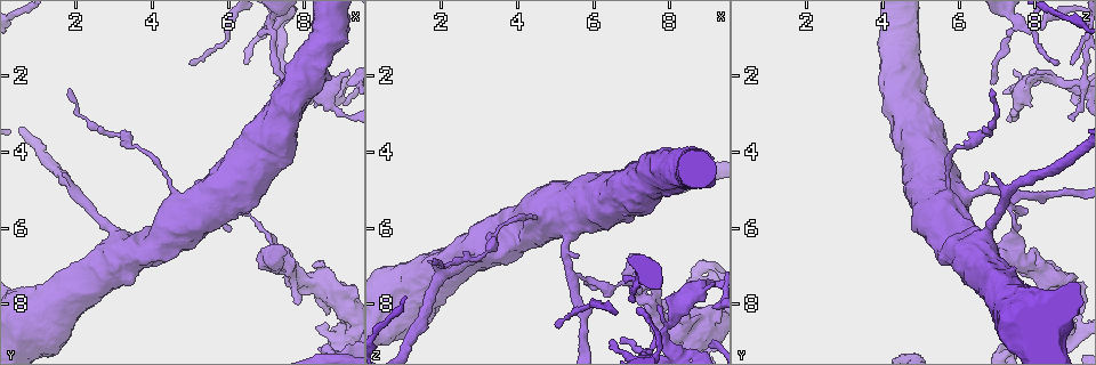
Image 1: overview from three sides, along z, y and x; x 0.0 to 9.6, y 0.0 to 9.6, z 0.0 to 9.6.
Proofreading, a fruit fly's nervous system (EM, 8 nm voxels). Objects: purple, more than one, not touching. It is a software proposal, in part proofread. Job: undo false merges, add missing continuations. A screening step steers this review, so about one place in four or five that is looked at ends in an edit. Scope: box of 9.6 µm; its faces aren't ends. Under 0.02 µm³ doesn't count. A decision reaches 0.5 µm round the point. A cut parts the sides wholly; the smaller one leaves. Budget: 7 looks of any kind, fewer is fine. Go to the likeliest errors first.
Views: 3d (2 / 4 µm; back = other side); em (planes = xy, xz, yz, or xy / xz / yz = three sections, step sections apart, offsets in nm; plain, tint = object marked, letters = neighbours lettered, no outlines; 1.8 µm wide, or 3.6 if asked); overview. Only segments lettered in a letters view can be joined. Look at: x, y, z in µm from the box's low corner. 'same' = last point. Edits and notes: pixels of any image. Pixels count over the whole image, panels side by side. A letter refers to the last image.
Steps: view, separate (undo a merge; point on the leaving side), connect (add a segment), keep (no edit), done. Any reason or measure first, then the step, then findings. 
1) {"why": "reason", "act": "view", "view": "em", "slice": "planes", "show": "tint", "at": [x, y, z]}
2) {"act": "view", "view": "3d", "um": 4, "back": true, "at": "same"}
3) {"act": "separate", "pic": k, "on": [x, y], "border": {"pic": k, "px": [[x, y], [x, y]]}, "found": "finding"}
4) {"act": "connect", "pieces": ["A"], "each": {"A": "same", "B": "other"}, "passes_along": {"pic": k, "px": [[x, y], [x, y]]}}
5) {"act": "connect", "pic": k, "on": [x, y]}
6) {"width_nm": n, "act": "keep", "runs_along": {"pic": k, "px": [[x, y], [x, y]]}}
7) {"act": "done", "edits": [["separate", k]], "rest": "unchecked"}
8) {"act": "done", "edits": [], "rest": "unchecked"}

{"why": "calibre changes", "act": "view", "view": "em", "slice": "planes", "show": "letters", "at": [7.75, 2.25, 8.75]}

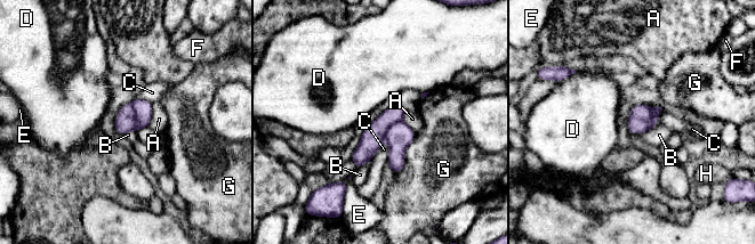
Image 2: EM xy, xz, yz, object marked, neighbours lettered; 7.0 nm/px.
{"width_nm": 180, "act": "separate", "pic": 2, "on": [143, 108], "each": {"A": "other", "B": "other", "C": "other", "D": "other", "E": "other", "F": "other", "G": "other", "H": "other"}, "found": "two neurons meet here"}

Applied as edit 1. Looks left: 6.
{"act": "view", "view": "em", "slice": "planes", "show": "letters", "at": [8.15, 7.40, 8.70]}

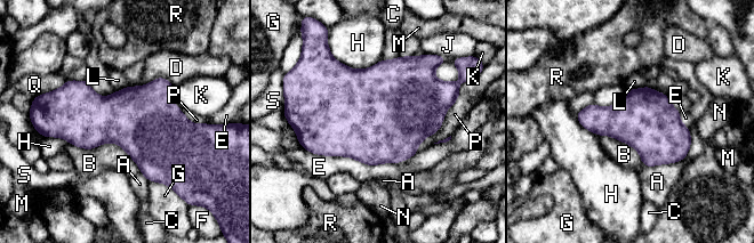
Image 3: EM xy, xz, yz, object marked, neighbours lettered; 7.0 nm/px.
{"longest_contact_nm": ["E", 800], "act": "keep", "each": {"A": "other", "B": "other", "C": "other", "D": "other", "E": "other", "F": "other", "G": "other", "H": "other", "J": "other", "K": "other", "L": "other", "M": "other", "N": "other", "P": "other", "Q": "other", "R": "other", "S": "other"}, "border": {"pic": 3, "px": [[70, 143], [117, 143], [130, 158]]}, "found": "continuous, no second neuron"}

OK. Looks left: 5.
{"why": "an open end", "act": "view", "view": "3d", "um": 2, "at": [7.45, 2.15, 6.80]}

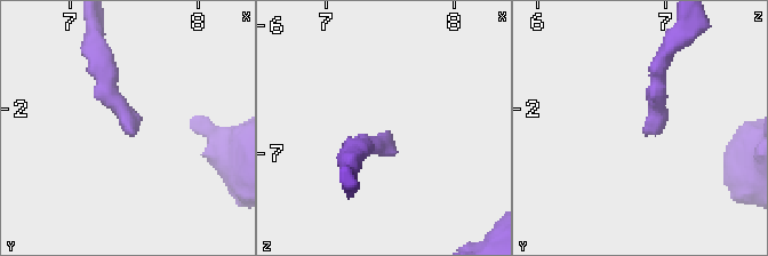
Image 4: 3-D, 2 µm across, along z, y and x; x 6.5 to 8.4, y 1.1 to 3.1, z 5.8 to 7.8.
{"act": "view", "view": "em", "um": 3.6, "slice": "yz", "step": 16, "show": "letters", "at": [7.40, 2.12, 6.84]}

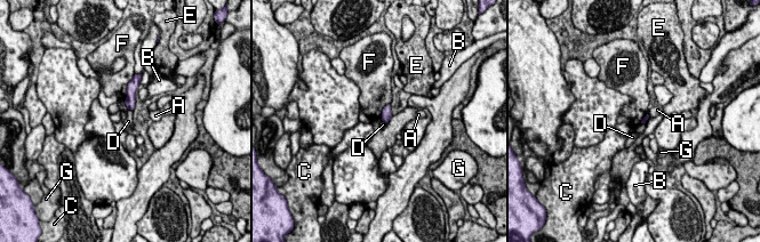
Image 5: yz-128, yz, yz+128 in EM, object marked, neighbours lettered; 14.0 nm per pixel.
{"act": "keep", "each": {"A": "other", "B": "other", "C": "other", "D": "other", "E": "other", "F": "other", "G": "other"}, "border": {"pic": 5, "px": [[392, 117], [386, 124]]}, "found": "no lettered segment goes on from it"}

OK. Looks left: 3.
{"act": "done", "edits": [["separate", 2]], "rest": "unchecked"}

